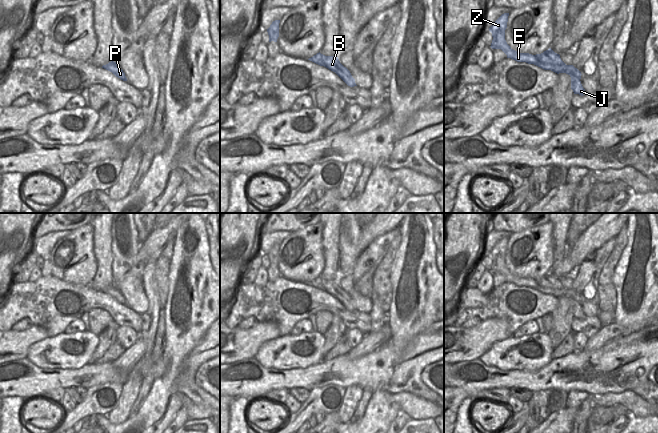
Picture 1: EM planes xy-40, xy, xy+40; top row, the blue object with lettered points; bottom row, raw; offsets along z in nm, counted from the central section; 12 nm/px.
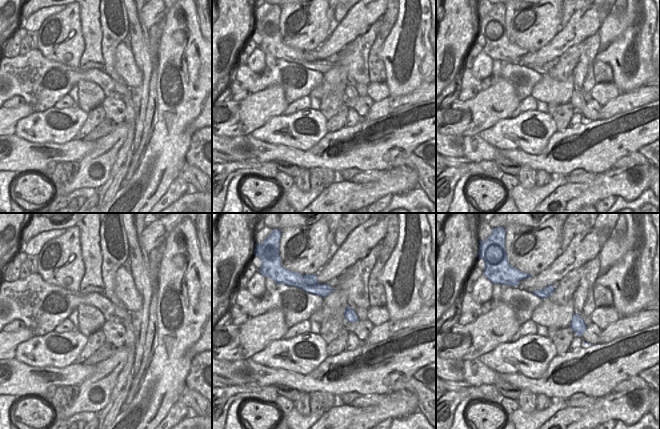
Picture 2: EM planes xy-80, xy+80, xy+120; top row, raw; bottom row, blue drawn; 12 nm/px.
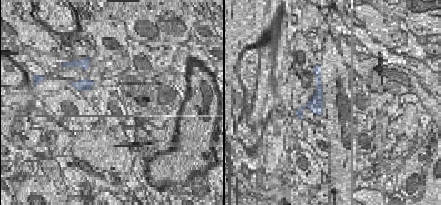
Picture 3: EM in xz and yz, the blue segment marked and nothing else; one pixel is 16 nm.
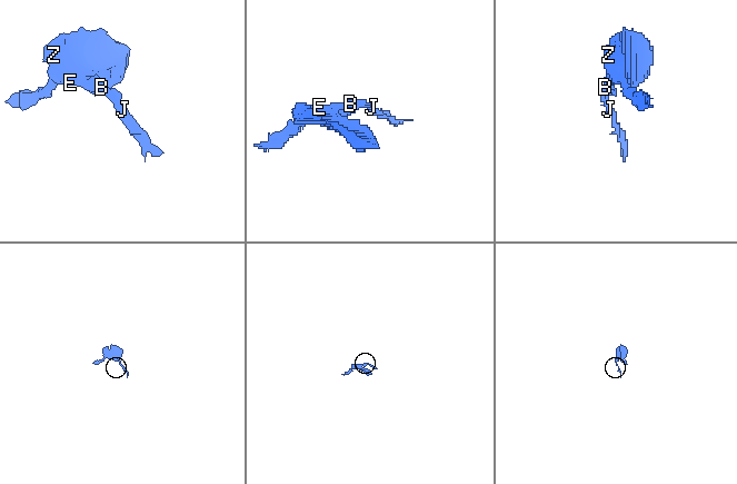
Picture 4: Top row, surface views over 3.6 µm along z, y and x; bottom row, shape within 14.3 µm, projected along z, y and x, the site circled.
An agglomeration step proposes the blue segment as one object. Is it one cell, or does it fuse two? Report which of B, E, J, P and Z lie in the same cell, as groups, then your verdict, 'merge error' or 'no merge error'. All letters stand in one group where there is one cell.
groups B J P / E Z; merge error

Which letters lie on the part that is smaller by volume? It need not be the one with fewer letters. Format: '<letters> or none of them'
B, J, P.

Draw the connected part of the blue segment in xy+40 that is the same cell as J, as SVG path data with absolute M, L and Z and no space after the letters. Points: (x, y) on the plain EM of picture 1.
M551 272L544 275L541 278L536 278L537 284L542 288L551 288L551 289L562 289L566 290L567 293L562 297L566 297L571 301L571 313L574 318L579 318L583 320L586 318L585 313L581 308L581 296L575 292L573 289L566 289L560 282L560 279L555 277Z

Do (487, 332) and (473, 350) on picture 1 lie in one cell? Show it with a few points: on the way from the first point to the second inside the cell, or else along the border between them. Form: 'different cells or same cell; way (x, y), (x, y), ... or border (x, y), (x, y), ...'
same cell; way (483, 336), (473, 346)

